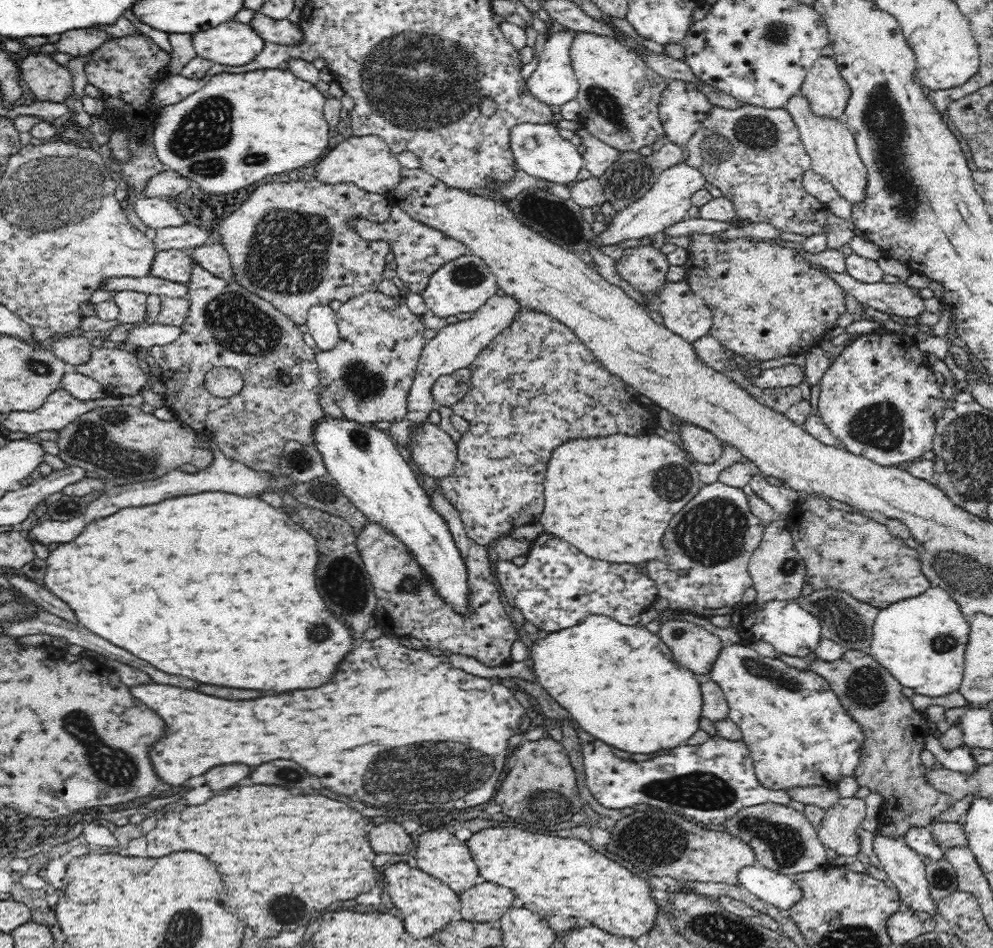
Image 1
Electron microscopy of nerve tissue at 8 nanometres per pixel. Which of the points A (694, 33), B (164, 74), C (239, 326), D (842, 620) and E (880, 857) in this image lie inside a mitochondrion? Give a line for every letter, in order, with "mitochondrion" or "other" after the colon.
A: other
B: other
C: mitochondrion
D: mitochondrion
E: other

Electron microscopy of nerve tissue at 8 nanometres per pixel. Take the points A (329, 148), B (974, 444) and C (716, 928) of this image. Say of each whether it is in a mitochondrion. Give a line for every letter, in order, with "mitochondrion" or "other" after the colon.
A: other
B: mitochondrion
C: mitochondrion

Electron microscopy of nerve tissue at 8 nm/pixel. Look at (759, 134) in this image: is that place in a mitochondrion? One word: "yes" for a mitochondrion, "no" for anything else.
yes

